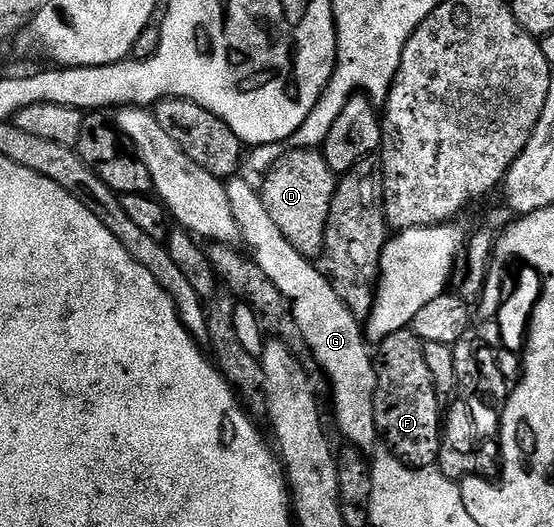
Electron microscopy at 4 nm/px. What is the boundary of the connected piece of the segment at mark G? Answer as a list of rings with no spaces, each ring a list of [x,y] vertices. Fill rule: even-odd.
[[[232,177],[226,180],[229,207],[239,226],[242,242],[248,243],[249,254],[257,265],[271,278],[273,285],[289,300],[290,318],[295,318],[295,327],[307,342],[313,358],[331,382],[331,403],[335,406],[335,423],[350,446],[367,453],[376,448],[381,436],[375,423],[375,394],[379,388],[377,359],[369,346],[369,340],[360,320],[337,297],[330,278],[315,268],[312,260],[305,258],[277,229],[269,209],[265,209],[262,194],[247,179]]]

